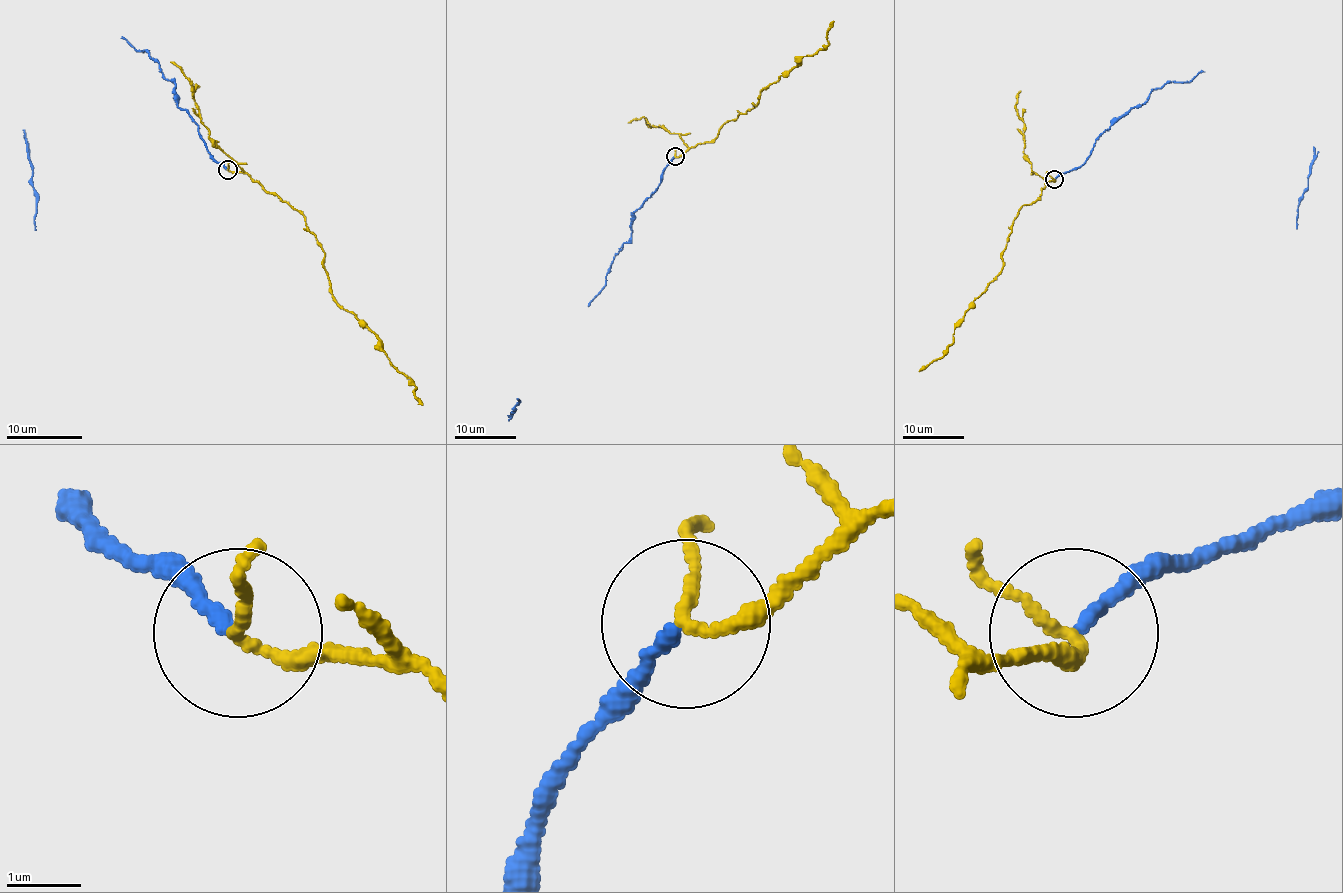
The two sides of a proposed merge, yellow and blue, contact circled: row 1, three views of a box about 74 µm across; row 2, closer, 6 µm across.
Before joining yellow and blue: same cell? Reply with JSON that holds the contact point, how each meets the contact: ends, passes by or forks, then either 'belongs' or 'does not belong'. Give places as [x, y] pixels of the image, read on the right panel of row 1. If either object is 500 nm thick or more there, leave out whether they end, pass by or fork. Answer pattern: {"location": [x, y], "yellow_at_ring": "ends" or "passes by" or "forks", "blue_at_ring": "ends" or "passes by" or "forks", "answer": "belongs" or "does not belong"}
{"location": [1054, 179], "yellow_at_ring": "passes by", "blue_at_ring": "ends", "answer": "belongs"}

